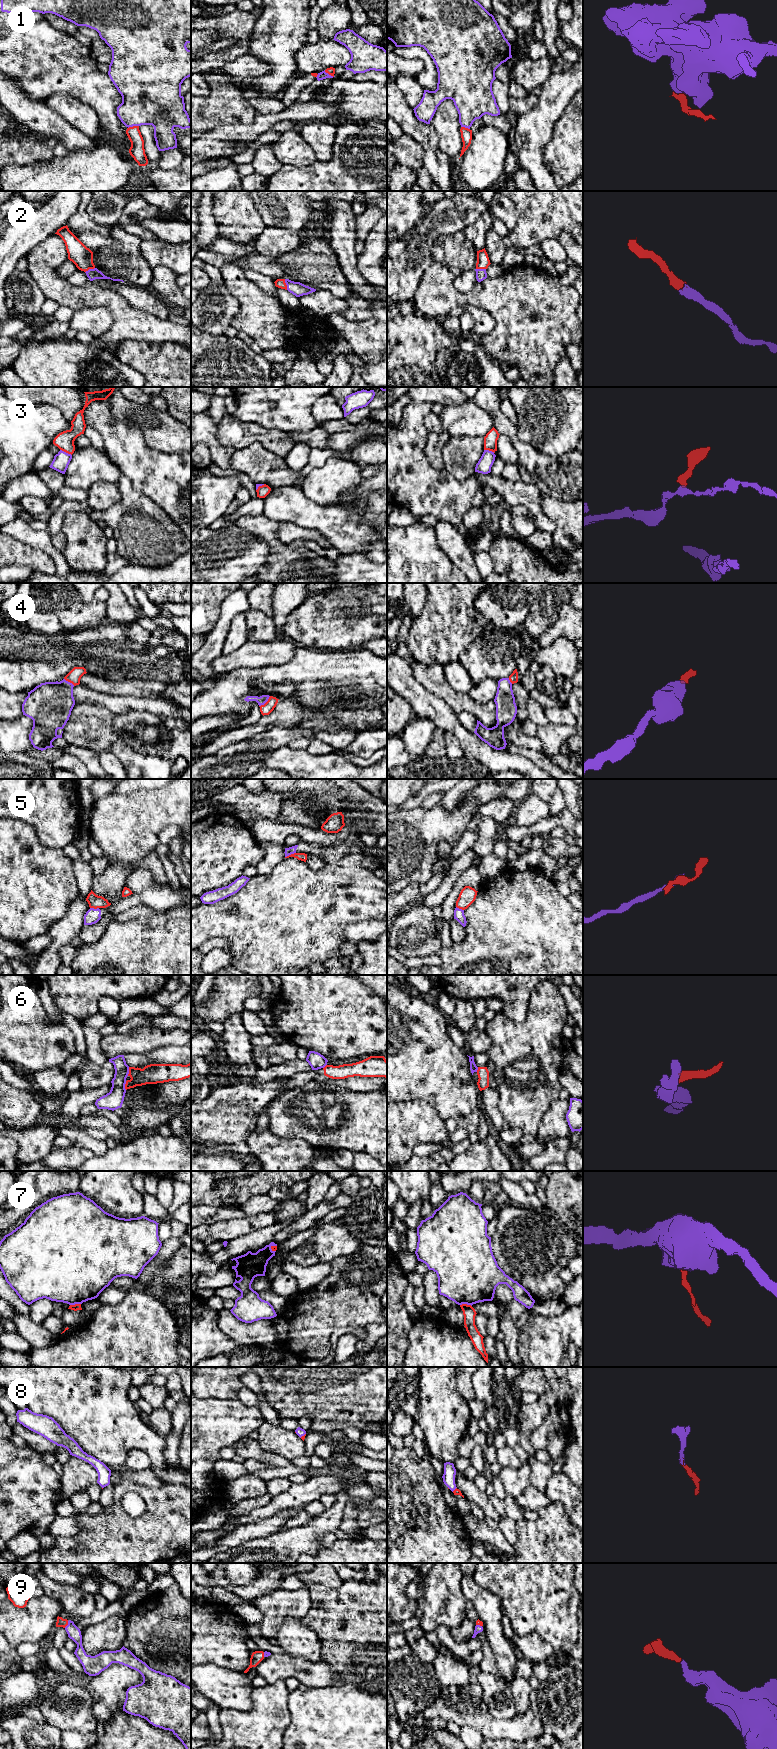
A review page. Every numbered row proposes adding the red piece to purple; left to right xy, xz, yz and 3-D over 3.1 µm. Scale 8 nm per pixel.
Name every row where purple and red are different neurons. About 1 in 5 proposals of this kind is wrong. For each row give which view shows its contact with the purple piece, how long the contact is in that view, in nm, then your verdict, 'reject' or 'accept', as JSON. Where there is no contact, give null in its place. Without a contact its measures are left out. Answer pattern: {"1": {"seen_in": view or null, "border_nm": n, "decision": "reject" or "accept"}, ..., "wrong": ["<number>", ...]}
{"1": {"seen_in": "xy", "border_nm": 90, "decision": "reject"}, "2": {"seen_in": "xz", "border_nm": 90, "decision": "accept"}, "3": {"seen_in": "xy", "border_nm": 110, "decision": "reject"}, "4": {"seen_in": "xz", "border_nm": 130, "decision": "accept"}, "5": {"seen_in": "xz", "border_nm": 100, "decision": "reject"}, "6": {"seen_in": "xy", "border_nm": 70, "decision": "reject"}, "7": {"seen_in": "yz", "border_nm": 100, "decision": "reject"}, "8": {"seen_in": "xz", "border_nm": 60, "decision": "accept"}, "9": {"seen_in": "xy", "border_nm": 70, "decision": "accept"}, "wrong": ["1", "3", "5", "6", "7"]}

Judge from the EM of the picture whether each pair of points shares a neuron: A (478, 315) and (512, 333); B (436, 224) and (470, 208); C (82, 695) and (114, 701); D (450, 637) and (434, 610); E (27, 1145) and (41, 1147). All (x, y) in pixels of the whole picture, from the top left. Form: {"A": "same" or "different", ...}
{"A": "different", "B": "same", "C": "same", "D": "same", "E": "same"}

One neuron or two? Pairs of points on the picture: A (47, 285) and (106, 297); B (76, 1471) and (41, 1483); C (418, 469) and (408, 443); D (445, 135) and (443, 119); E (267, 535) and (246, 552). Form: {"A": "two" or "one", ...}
{"A": "one", "B": "two", "C": "one", "D": "one", "E": "two"}

